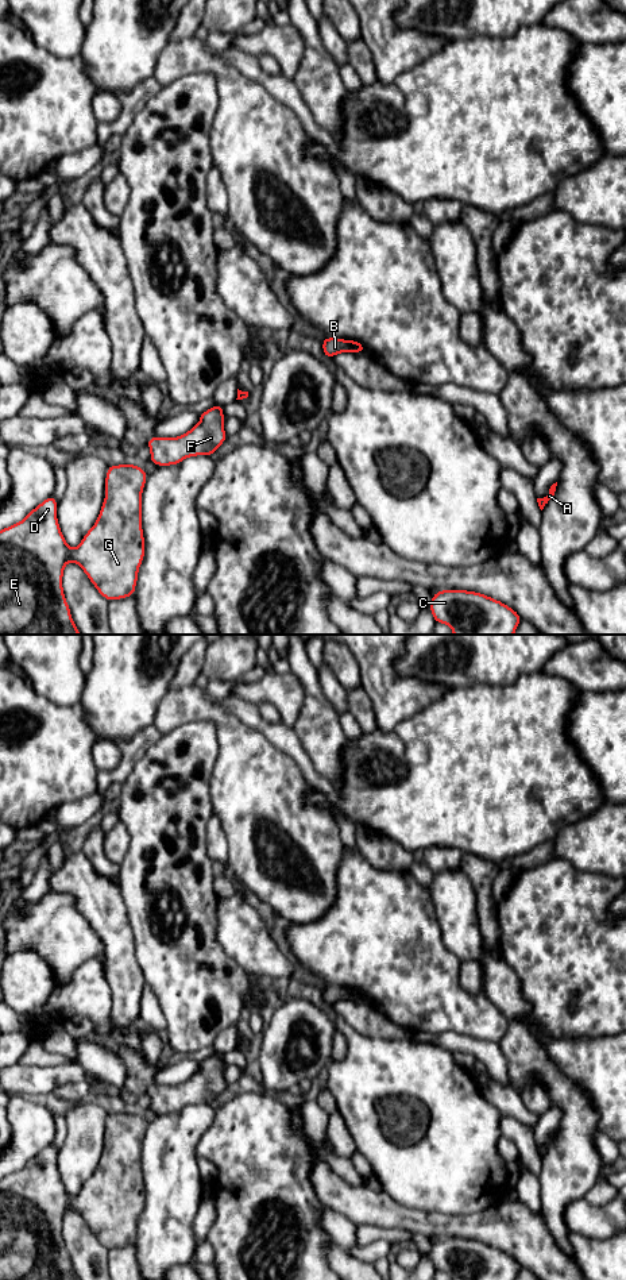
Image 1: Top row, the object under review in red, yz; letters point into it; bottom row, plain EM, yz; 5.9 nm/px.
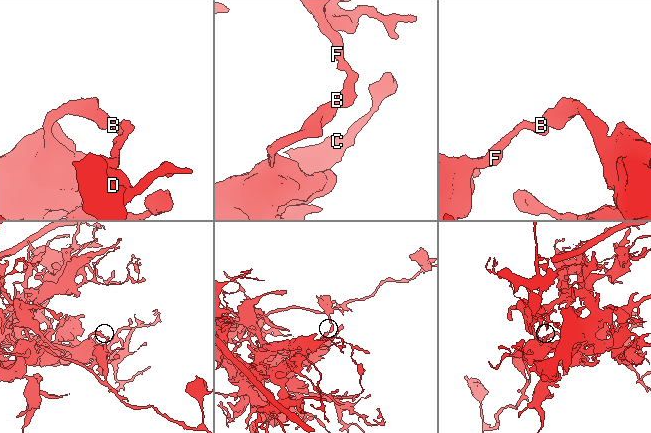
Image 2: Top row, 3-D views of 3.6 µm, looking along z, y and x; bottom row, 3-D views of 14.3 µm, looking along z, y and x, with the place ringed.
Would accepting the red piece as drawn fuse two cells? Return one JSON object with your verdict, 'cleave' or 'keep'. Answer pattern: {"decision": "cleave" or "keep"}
{"decision": "cleave"}

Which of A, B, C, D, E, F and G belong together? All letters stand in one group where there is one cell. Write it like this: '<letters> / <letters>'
A C / B D E F G

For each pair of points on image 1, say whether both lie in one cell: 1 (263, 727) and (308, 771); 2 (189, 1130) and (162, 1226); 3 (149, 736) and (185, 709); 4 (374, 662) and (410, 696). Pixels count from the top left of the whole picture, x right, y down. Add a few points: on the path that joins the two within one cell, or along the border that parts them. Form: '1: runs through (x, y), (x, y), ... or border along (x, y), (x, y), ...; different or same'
1: runs through (275, 732), (301, 759); same
2: runs through (172, 1155), (172, 1202); same
3: border along (153, 724), (159, 736); different
4: runs through (382, 671), (401, 690); same

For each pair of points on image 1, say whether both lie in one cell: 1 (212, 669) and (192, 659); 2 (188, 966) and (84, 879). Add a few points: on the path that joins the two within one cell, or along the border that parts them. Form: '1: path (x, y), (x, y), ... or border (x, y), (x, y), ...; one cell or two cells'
1: border (207, 648), (200, 673); two cells
2: border (118, 886), (127, 912), (134, 947); two cells

